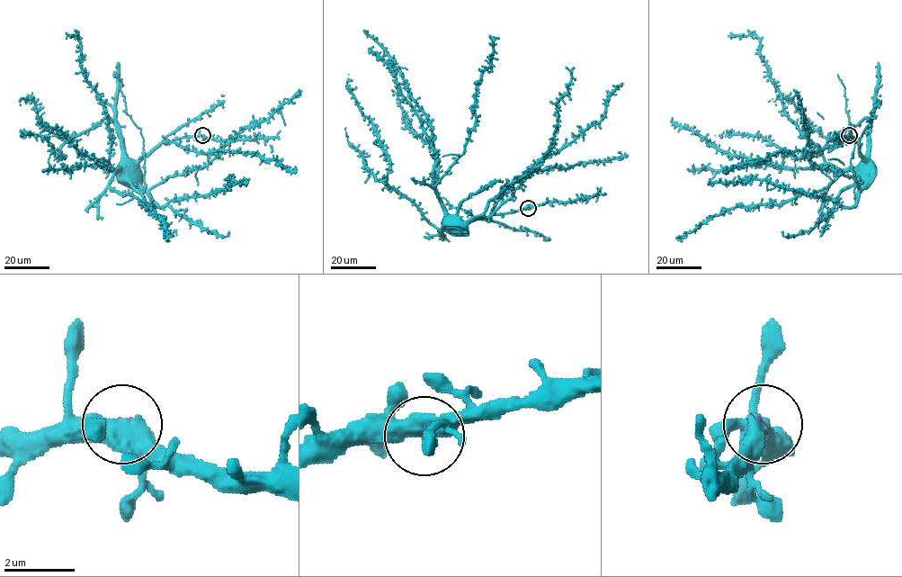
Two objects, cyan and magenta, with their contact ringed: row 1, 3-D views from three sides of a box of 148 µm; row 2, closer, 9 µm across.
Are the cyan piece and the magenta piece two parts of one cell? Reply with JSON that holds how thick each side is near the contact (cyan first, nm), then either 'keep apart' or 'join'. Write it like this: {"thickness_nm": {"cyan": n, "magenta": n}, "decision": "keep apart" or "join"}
{"thickness_nm": {"cyan": 550, "magenta": 60}, "decision": "keep apart"}

